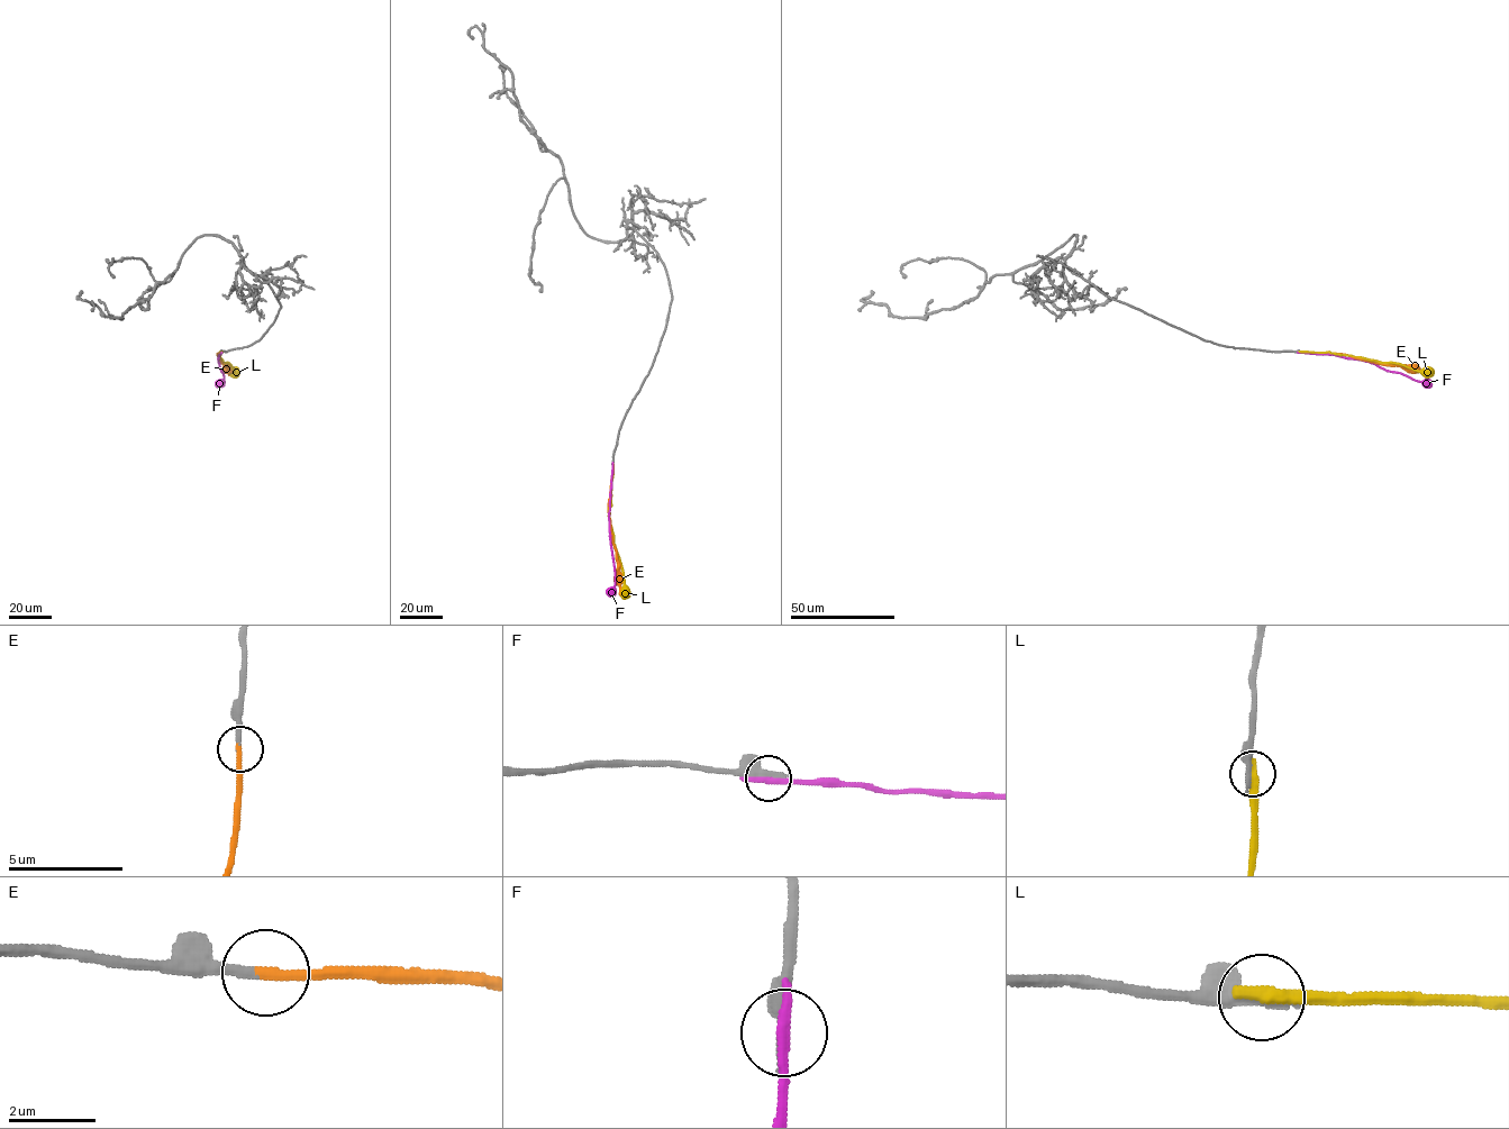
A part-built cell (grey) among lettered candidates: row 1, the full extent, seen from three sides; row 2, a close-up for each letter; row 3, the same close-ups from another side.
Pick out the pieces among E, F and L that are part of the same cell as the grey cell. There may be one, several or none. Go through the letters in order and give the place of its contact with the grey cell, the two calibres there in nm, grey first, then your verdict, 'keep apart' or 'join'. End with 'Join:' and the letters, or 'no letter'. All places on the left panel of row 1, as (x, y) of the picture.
E: meets grey at (221, 352); 220 nm thick on the grey side, 280 nm on the other; join
F: meets grey at (221, 352); 440 nm thick on the grey side, 340 nm on the other; keep apart
L: meets grey at (221, 352); 400 nm thick on the grey side, 400 nm on the other; keep apart
Join: E

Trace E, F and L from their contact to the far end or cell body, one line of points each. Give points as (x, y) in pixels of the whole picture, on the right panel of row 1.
E: (1301, 352), (1346, 354), (1384, 364), (1416, 366), (1429, 375)
F: (1300, 352), (1372, 362), (1430, 384)
L: (1300, 352), (1330, 352), (1393, 363), (1425, 372), (1433, 371)

